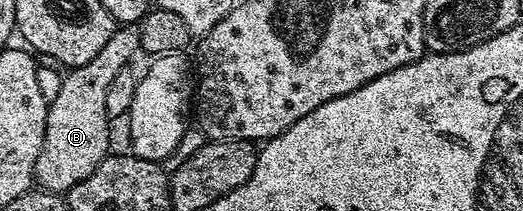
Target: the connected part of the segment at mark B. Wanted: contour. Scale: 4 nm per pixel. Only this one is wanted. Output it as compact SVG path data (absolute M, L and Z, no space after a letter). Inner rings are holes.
M120 25L95 57L90 57L86 65L71 68L64 75L58 97L54 97L54 101L48 105L42 153L38 153L36 162L34 179L43 190L66 193L78 185L78 181L86 181L86 177L98 169L101 161L108 158L108 142L112 139L112 131L108 128L110 116L106 113L106 93L114 77L126 70L131 64L128 62L139 51L139 26Z

